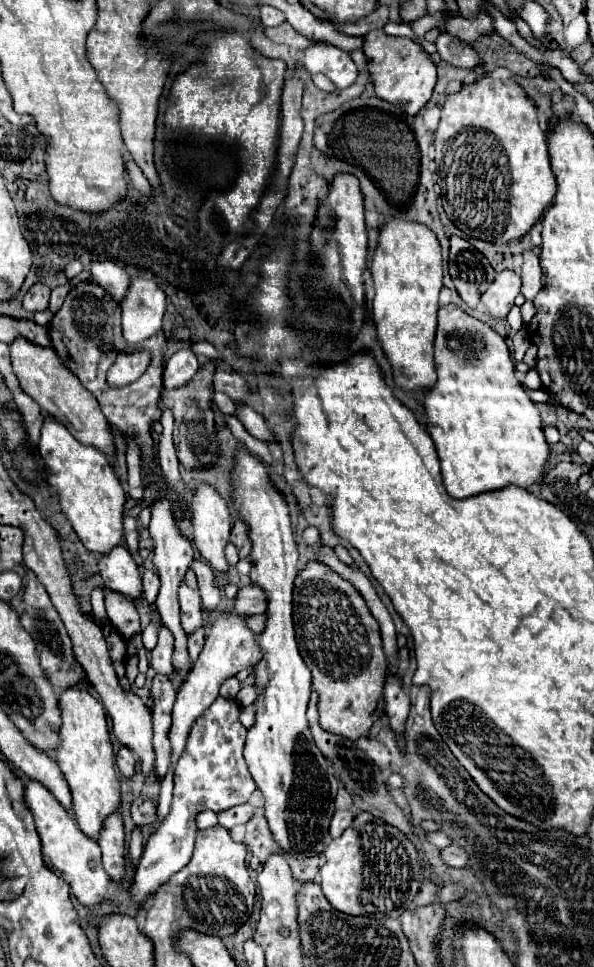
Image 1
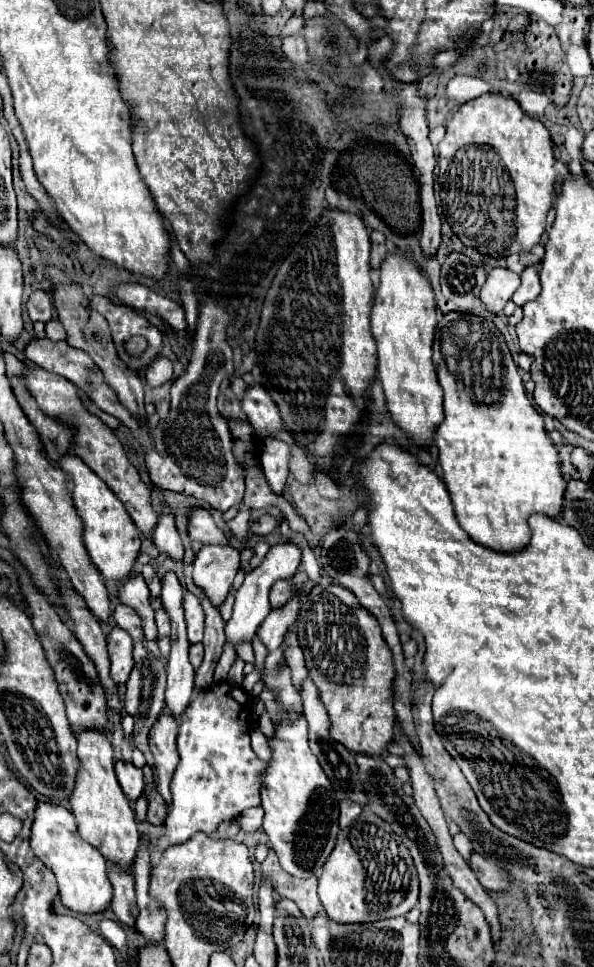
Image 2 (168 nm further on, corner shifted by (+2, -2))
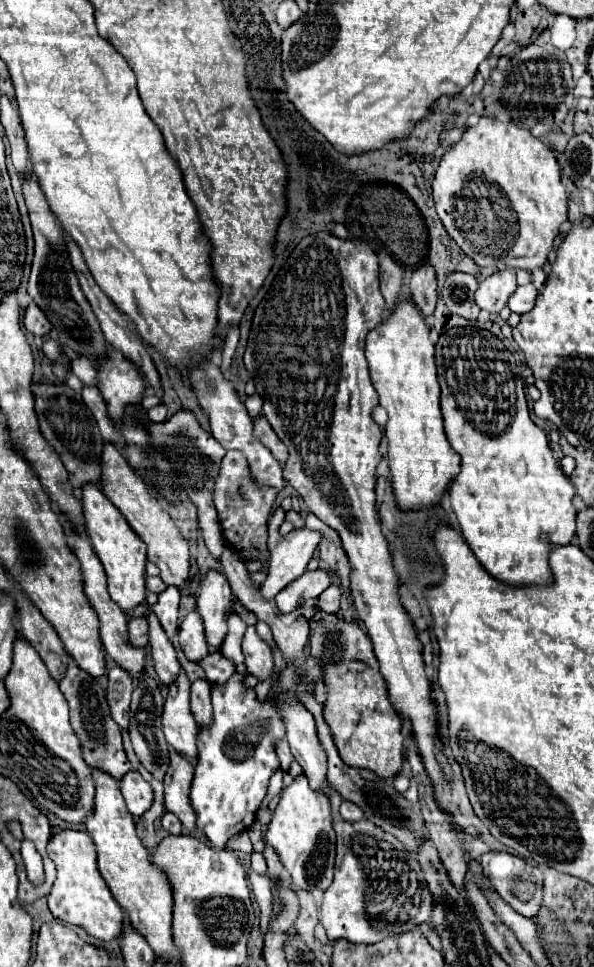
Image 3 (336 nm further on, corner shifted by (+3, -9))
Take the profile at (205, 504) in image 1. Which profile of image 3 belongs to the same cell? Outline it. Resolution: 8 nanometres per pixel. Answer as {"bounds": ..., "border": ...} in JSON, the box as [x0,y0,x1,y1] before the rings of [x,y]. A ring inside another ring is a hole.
{"bounds":[197,571,231,651],"border":[[[209,571],[197,591],[197,611],[203,617],[205,639],[211,651],[219,651],[227,635],[227,617],[231,613],[231,587],[223,573]]]}

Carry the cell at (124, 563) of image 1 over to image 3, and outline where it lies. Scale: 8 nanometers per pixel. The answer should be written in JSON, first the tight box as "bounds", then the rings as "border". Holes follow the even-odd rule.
{"bounds":[147,607,181,687],"border":[[[147,607],[147,619],[149,619],[149,645],[151,645],[151,657],[155,663],[155,671],[157,671],[159,683],[169,687],[177,679],[181,665],[173,649],[173,643],[169,641],[169,637],[165,635],[163,627],[159,625],[157,617],[151,613],[149,607]]]}

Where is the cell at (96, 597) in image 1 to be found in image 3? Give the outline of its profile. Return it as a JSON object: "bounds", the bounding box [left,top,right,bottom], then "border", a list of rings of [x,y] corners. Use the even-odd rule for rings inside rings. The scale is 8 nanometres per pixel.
{"bounds":[107,665,133,731],"border":[[[111,665],[109,669],[109,687],[107,687],[107,701],[111,707],[113,721],[127,731],[129,729],[129,703],[133,693],[133,683],[127,673],[117,669],[117,665]]]}

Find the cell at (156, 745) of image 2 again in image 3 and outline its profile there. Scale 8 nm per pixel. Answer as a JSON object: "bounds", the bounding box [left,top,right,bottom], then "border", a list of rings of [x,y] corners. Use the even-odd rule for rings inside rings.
{"bounds":[163,753,197,833],"border":[[[171,753],[171,765],[163,779],[165,805],[167,805],[167,811],[171,811],[179,817],[179,821],[183,823],[183,827],[189,833],[193,833],[197,829],[197,825],[195,825],[197,815],[191,809],[191,801],[189,801],[193,773],[195,773],[193,763],[189,763],[185,757],[179,757],[179,753]]]}

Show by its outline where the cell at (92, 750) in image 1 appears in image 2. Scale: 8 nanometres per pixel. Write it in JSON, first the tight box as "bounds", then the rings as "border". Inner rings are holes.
{"bounds":[68,728,140,868],"border":[[[84,728],[76,732],[76,742],[78,742],[80,768],[76,772],[74,788],[68,796],[68,804],[76,818],[78,834],[82,840],[98,848],[106,860],[130,868],[140,838],[136,828],[136,816],[130,808],[130,800],[122,792],[114,774],[114,752],[110,740],[106,732],[100,728]]]}

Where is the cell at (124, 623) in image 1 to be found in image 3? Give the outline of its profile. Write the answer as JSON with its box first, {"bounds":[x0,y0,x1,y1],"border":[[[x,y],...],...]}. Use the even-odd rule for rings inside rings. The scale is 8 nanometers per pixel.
{"bounds":[129,617,149,647],"border":[[[135,617],[129,621],[129,637],[131,645],[135,647],[147,647],[149,643],[149,623],[145,617]]]}

